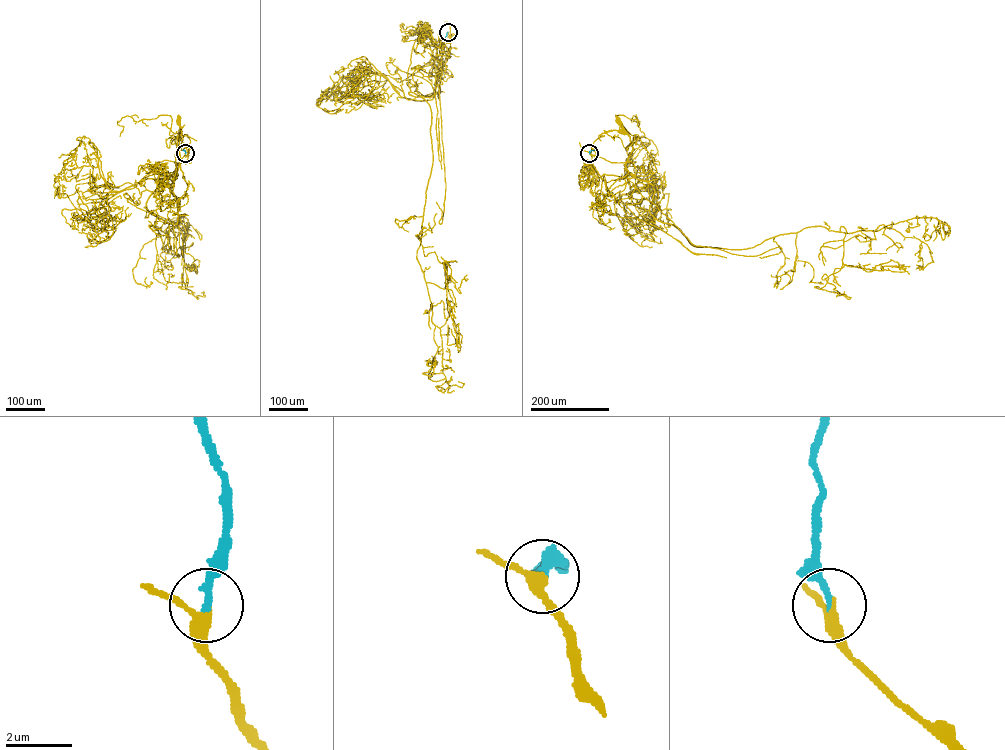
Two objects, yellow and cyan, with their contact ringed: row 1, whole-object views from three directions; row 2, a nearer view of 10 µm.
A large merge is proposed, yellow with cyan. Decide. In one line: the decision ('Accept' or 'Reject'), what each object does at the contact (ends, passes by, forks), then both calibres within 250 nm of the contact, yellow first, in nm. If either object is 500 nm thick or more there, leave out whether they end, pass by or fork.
Accept. At the ring yellow passes by. At the ring cyan ends. Thickness 280 nm (yellow) against 200 nm

